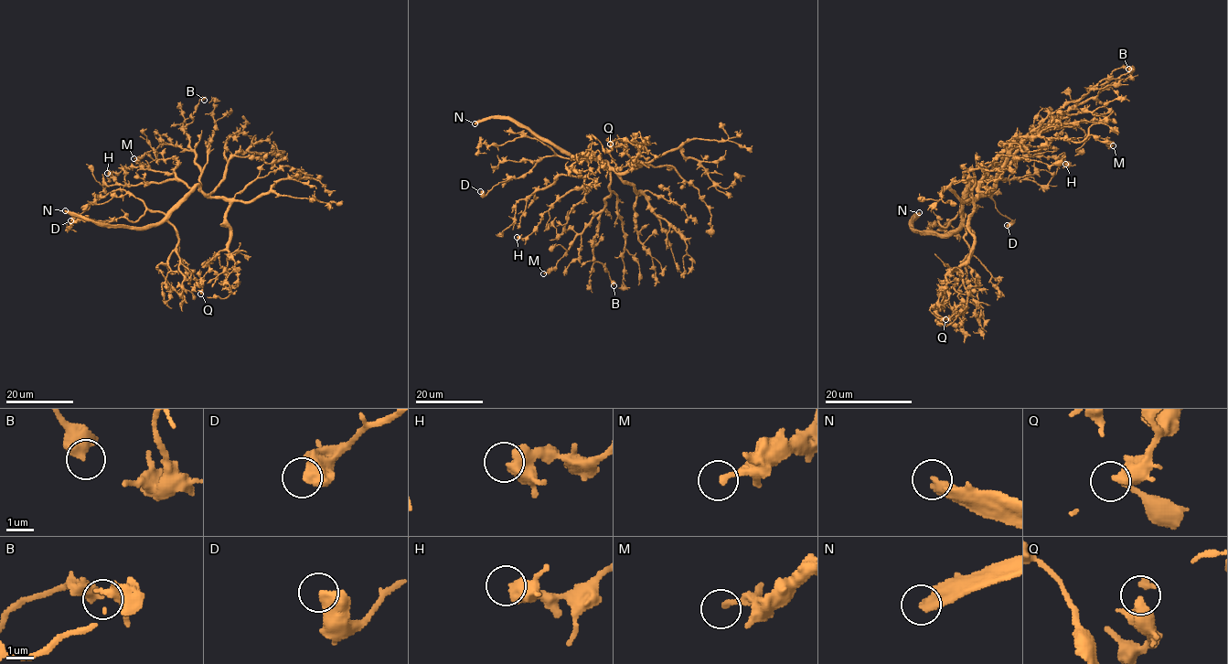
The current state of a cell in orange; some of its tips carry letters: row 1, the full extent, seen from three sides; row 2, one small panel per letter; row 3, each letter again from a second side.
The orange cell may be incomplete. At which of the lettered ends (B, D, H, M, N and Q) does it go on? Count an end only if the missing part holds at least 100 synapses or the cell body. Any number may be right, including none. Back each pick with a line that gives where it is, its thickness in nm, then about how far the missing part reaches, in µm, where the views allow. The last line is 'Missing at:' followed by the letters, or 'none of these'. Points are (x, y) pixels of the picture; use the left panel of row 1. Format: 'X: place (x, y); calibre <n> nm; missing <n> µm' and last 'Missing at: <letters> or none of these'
N: place (65, 210); calibre 380 nm; missing 160 µm
Missing at: N

